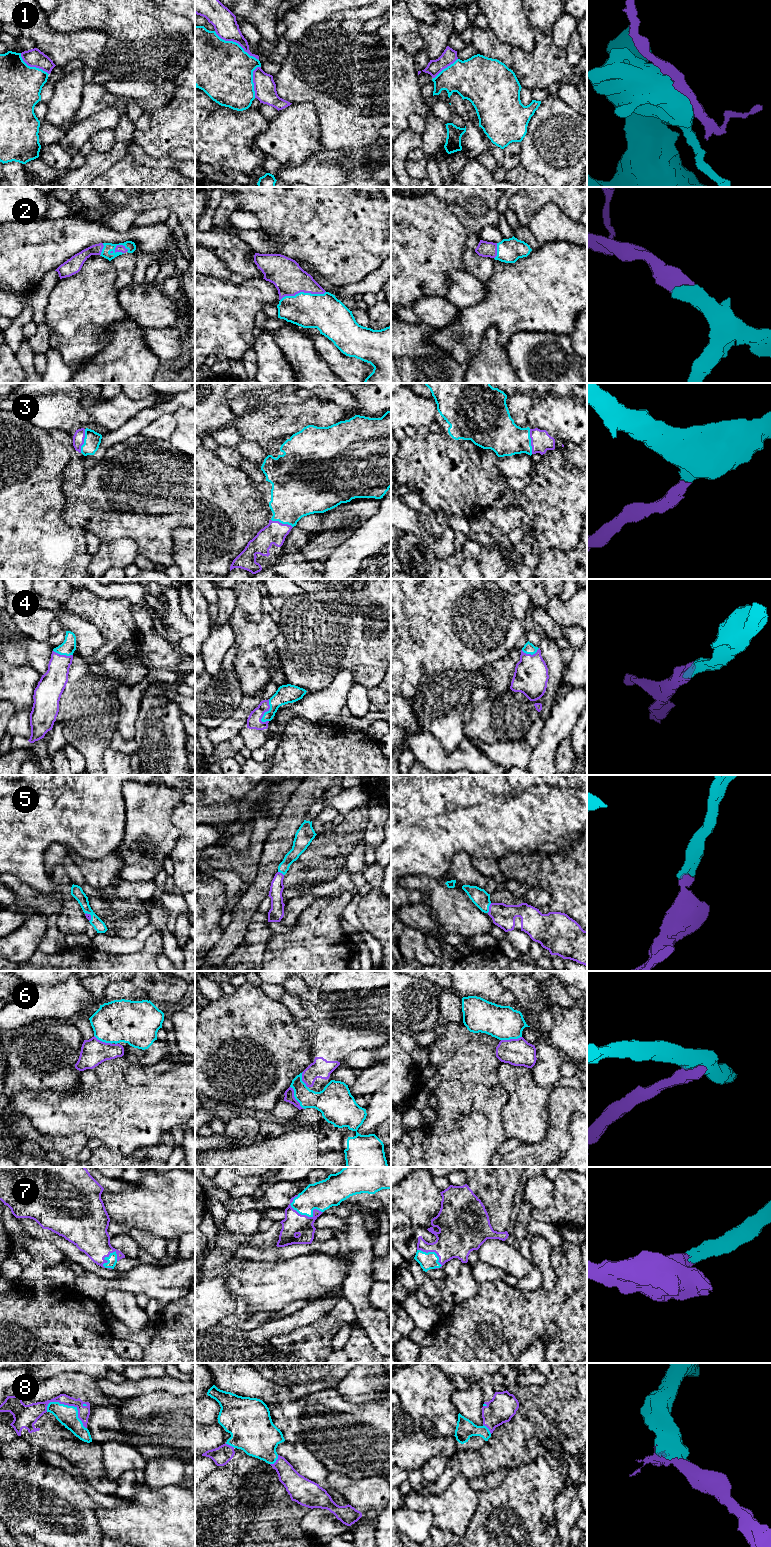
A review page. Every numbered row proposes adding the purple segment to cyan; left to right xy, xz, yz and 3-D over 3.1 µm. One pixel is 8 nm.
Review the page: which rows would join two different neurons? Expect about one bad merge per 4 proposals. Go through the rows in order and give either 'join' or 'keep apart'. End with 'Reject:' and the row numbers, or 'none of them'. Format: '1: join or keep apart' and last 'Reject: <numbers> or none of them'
1: keep apart
2: join
3: join
4: join
5: join
6: keep apart
7: join
8: join
Reject: 1, 6

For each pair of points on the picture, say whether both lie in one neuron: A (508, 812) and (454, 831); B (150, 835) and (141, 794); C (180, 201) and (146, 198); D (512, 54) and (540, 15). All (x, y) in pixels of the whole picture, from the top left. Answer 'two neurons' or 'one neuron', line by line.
A: one neuron
B: one neuron
C: one neuron
D: one neuron

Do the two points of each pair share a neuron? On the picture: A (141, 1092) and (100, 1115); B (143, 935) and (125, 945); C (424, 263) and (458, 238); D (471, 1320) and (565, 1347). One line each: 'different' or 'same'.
A: same
B: same
C: same
D: same

